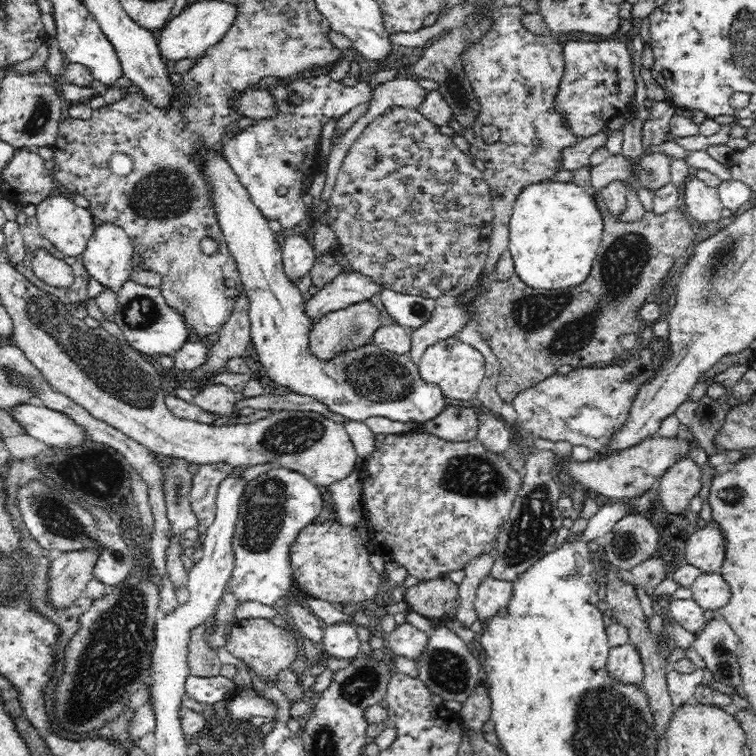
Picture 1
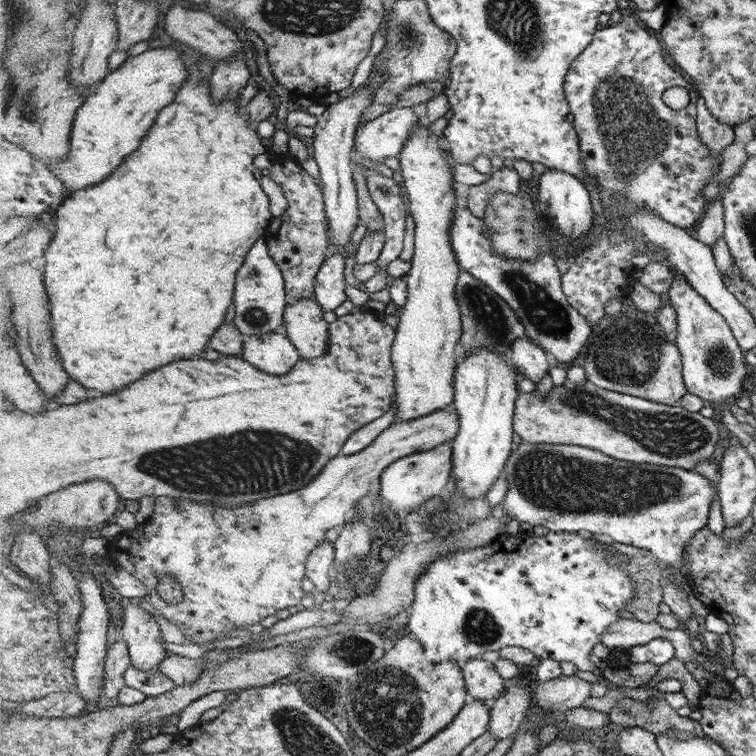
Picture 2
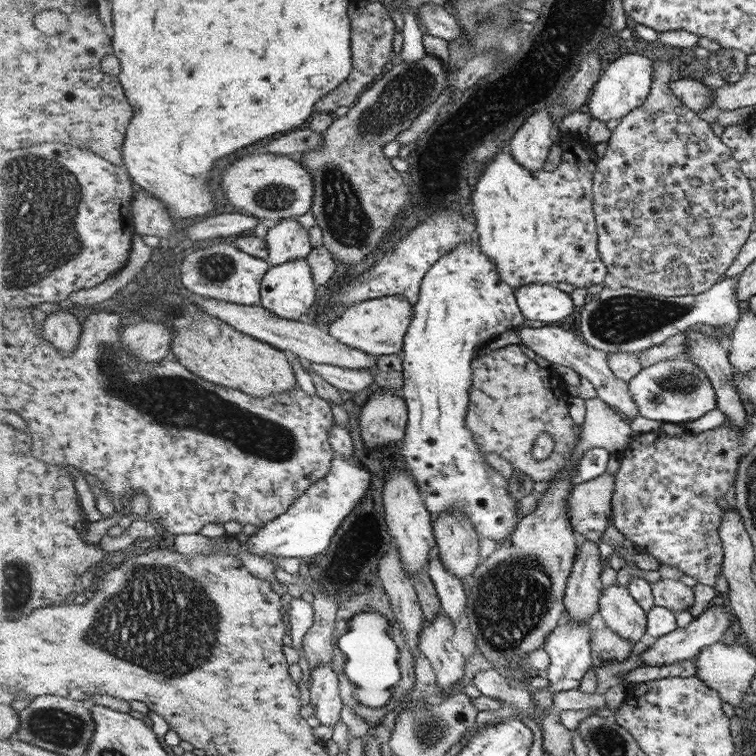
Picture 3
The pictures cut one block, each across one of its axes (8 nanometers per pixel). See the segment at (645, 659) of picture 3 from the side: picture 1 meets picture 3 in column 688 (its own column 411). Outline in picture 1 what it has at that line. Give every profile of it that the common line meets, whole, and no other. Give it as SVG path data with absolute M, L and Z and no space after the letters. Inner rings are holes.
M400 624L388 636L389 652L393 656L405 656L417 661L429 643L429 634L414 628L412 624Z

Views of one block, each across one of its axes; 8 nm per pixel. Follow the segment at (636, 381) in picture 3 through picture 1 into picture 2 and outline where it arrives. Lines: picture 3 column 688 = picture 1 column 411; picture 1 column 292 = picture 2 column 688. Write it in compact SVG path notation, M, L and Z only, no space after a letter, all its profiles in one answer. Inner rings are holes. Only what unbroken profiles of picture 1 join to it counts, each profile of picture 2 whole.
M673 270L673 283L667 291L676 309L677 337L674 342L682 355L683 381L687 392L719 406L734 400L746 380L744 354L725 318L692 287L682 272Z

